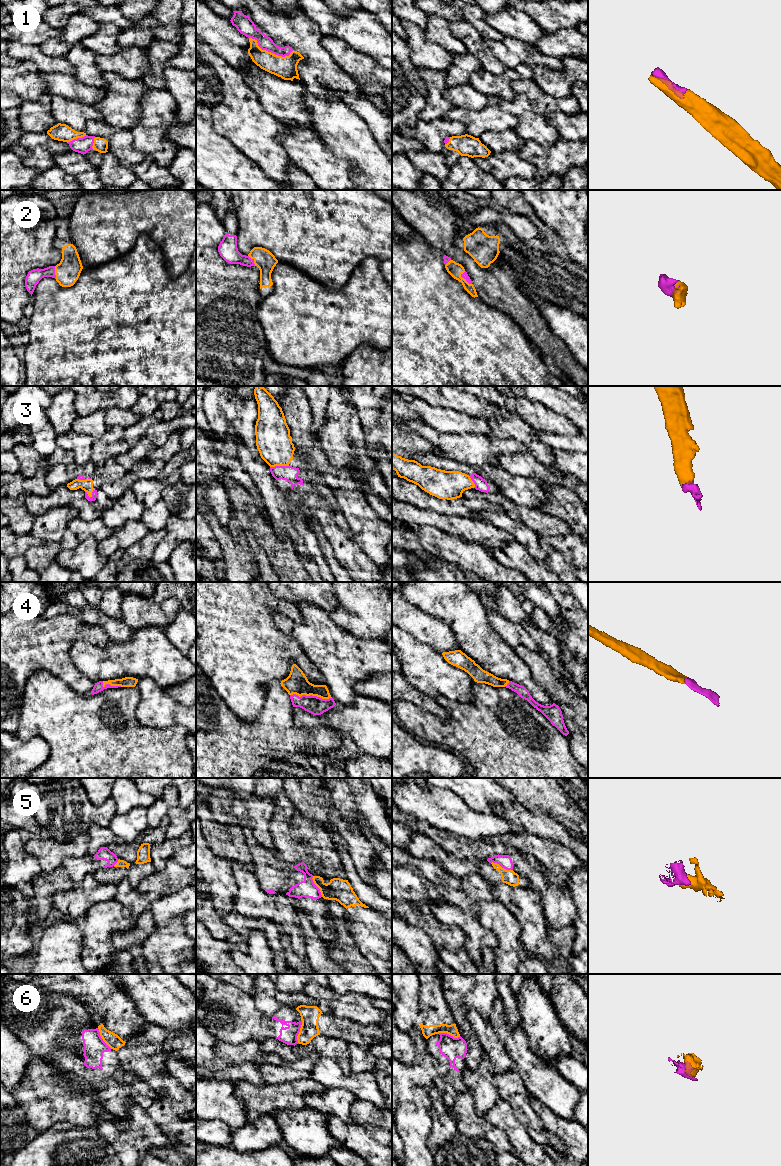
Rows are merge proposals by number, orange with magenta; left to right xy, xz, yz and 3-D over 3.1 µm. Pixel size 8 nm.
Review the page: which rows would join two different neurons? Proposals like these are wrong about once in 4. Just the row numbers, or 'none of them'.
5, 6

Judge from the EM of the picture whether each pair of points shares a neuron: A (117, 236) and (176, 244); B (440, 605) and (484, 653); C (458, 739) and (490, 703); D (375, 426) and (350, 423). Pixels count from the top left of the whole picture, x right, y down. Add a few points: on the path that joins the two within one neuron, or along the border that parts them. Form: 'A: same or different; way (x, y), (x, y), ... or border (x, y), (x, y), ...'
A: same; way (132, 223), (156, 223), (162, 230)
B: same; way (452, 617), (476, 641)
C: same; way (467, 730), (485, 712)
D: different; border (349, 404), (358, 416), (363, 443), (367, 447)

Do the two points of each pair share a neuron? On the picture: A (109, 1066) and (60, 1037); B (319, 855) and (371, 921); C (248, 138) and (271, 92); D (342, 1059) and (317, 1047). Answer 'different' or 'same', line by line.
A: same
B: same
C: different
D: same

